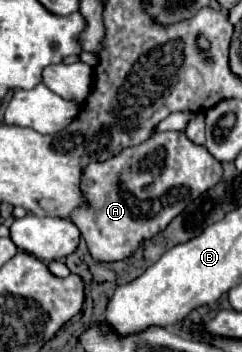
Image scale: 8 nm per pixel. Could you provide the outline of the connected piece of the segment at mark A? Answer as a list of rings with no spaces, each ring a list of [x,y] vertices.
[[[155,132],[147,142],[125,148],[107,162],[85,168],[81,190],[87,206],[77,208],[71,220],[87,240],[89,252],[101,262],[127,258],[137,246],[165,230],[195,198],[213,188],[223,176],[223,166],[205,146],[187,138],[185,132]]]

